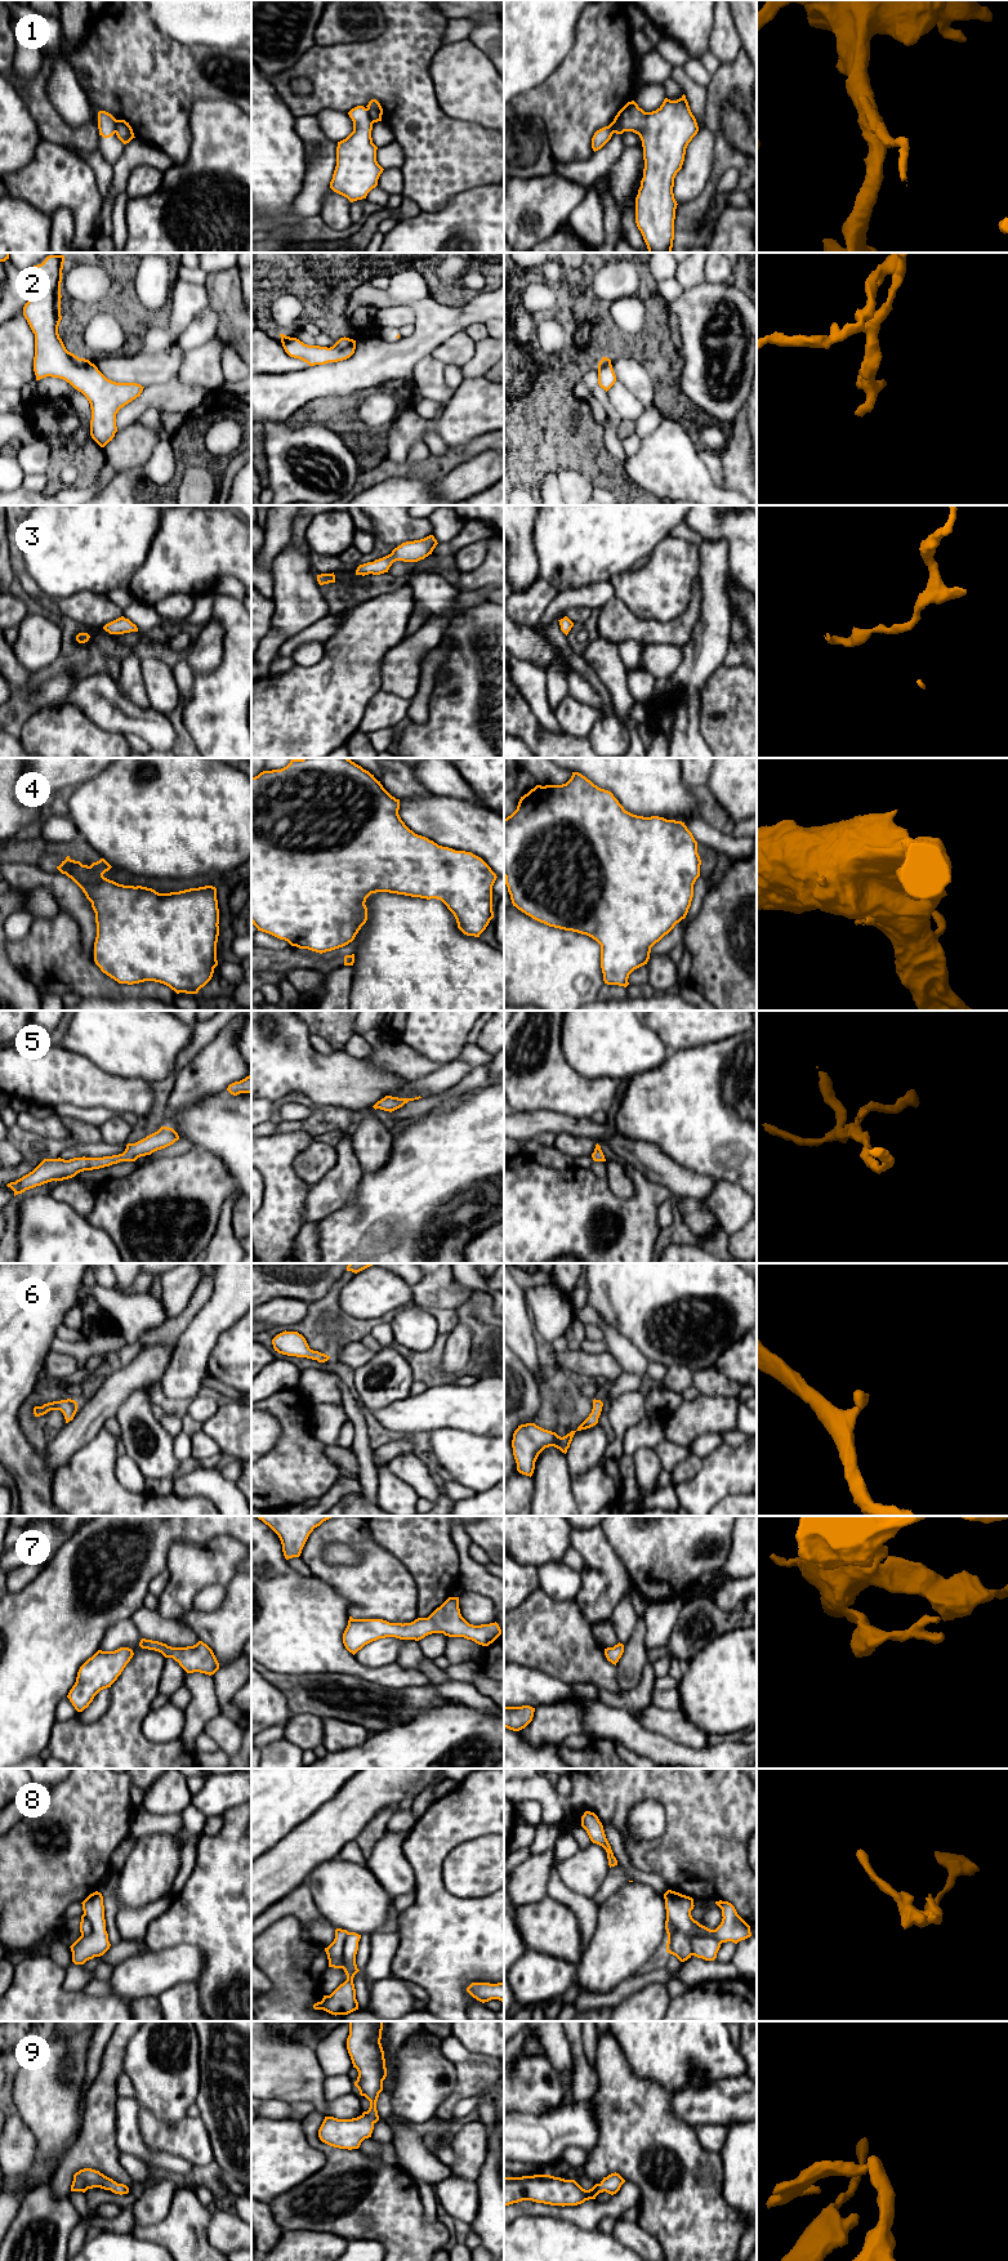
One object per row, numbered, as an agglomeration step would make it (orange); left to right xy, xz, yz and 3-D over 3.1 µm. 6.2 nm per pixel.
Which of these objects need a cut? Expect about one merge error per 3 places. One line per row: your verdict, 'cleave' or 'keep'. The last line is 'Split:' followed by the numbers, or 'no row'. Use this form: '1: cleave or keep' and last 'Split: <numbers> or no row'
1: cleave
2: keep
3: keep
4: cleave
5: keep
6: keep
7: keep
8: cleave
9: keep
Split: 1, 4, 8

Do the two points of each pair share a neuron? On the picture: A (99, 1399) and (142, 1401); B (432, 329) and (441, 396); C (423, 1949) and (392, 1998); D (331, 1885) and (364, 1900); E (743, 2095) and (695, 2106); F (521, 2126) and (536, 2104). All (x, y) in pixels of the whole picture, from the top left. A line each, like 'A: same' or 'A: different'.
A: different
B: different
C: different
D: same
E: same
F: different

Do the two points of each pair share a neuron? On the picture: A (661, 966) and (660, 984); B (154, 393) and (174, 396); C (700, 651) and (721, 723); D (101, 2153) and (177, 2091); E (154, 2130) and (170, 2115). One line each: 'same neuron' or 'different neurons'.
A: same neuron
B: same neuron
C: different neurons
D: different neurons
E: different neurons

